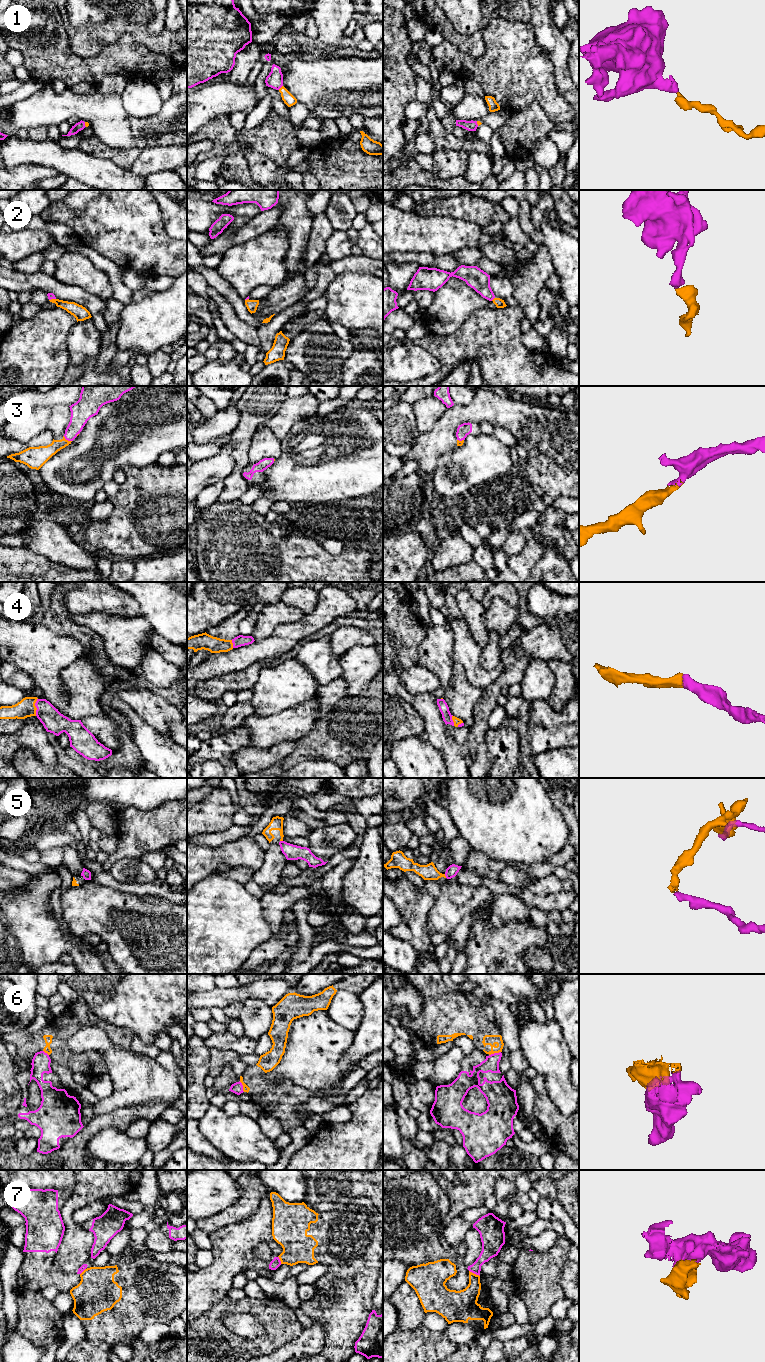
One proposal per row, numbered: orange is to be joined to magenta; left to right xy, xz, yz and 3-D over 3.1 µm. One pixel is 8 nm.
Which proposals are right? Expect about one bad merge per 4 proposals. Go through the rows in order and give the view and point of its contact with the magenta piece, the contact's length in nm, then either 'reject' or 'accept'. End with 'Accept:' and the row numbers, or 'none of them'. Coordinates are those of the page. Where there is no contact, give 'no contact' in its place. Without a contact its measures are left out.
1: contact xz (280, 87); length 50 nm; accept
2: contact yz (492, 299); length 40 nm; accept
3: contact xy (67, 439); length 80 nm; accept
4: contact xy (36, 707); length 140 nm; accept
5: contact yz (445, 875); length 40 nm; reject
6: contact yz (494, 1053); length 100 nm; reject
7: contact yz (474, 1273); length 100 nm; reject
Accept: 1, 2, 3, 4

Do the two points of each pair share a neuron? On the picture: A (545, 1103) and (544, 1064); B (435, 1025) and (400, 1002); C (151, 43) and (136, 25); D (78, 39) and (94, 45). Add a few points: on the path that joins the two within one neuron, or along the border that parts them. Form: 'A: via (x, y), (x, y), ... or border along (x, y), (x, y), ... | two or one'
A: border along (538, 1073), (543, 1077), (545, 1091), (552, 1101) | two
B: border along (421, 992), (423, 1007), (422, 1012), (418, 1016) | two
C: via (147, 39), (138, 29) | one
D: via (82, 43), (90, 44) | one

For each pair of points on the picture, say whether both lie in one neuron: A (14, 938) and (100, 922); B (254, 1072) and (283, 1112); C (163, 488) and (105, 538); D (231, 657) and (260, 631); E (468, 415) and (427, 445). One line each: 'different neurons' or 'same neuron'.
A: different neurons
B: same neuron
C: same neuron
D: different neurons
E: same neuron

